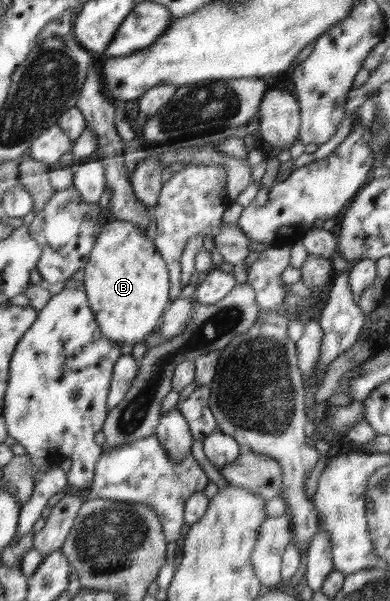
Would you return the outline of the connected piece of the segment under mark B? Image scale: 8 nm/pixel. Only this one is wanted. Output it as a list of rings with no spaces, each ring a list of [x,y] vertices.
[[[112,218],[102,227],[84,266],[88,305],[102,335],[112,341],[141,343],[156,329],[169,304],[169,273],[149,230]]]

